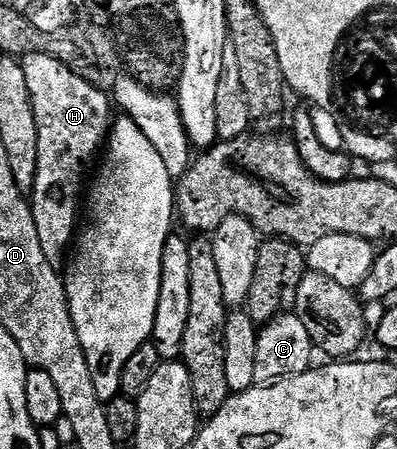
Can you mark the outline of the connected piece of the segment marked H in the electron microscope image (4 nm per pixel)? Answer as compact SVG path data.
M27 54L22 58L22 67L24 76L28 79L28 93L32 96L32 112L36 112L36 136L40 136L40 160L36 168L34 188L28 201L32 216L36 220L36 233L40 235L40 248L44 248L48 264L58 268L66 258L66 249L69 246L71 249L76 238L76 227L80 222L78 205L81 202L83 205L84 202L82 185L87 185L86 173L90 170L90 161L96 156L99 157L110 136L112 98L107 91L96 88L88 80L80 77L71 66L65 66L51 54Z

